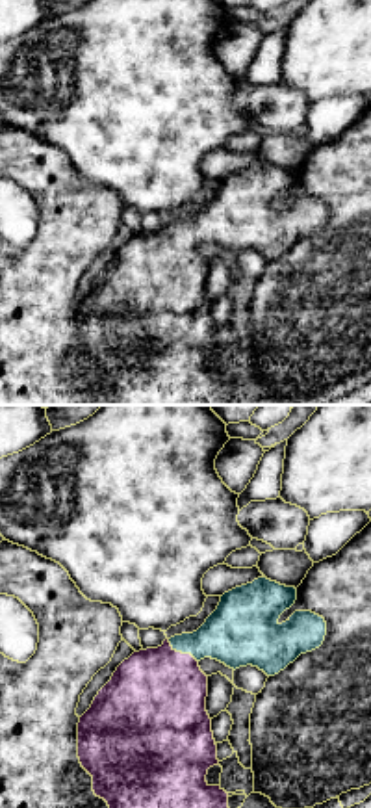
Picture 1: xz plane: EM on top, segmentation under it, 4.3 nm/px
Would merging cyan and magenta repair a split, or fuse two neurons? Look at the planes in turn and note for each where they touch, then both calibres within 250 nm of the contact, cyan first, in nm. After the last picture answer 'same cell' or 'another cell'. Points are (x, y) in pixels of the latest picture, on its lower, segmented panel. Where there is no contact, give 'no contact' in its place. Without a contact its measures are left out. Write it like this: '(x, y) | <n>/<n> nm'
(182, 652) | 280/440 nm

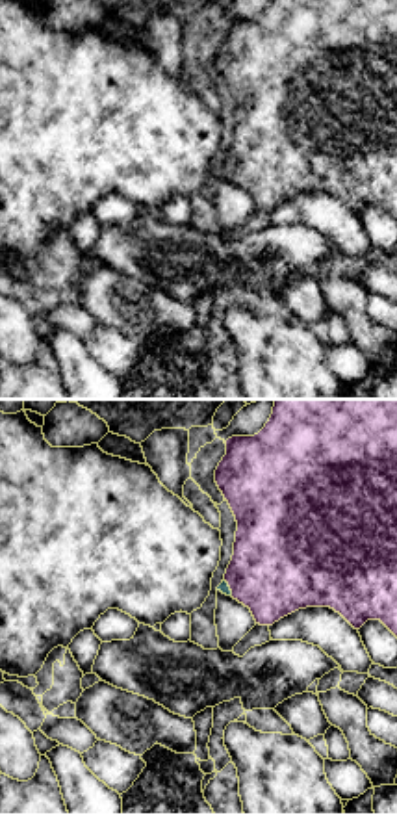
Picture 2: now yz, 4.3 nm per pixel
(229, 587) | 50/420 nm

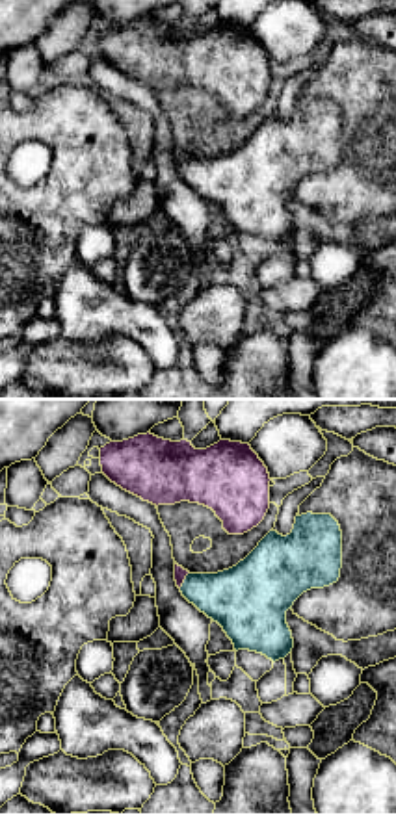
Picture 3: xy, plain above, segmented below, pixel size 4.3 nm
(184, 580) | 280/50 nm

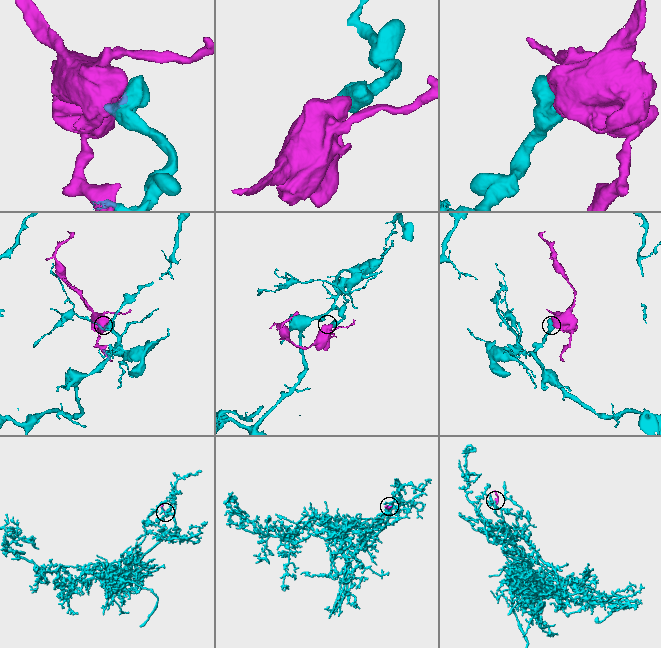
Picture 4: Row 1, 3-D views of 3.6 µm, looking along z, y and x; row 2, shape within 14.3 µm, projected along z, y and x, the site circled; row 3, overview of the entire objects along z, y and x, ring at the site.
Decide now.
same cell

